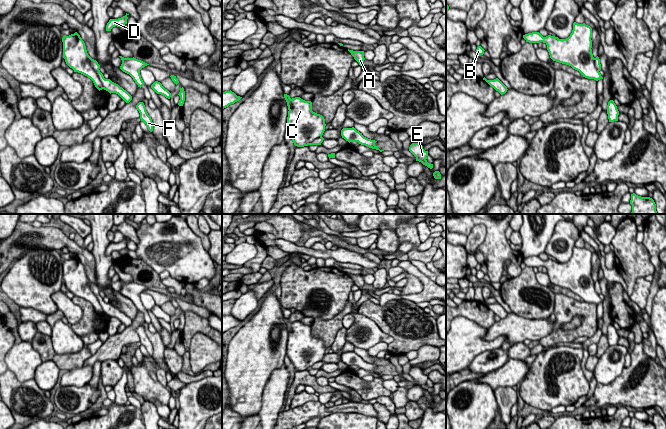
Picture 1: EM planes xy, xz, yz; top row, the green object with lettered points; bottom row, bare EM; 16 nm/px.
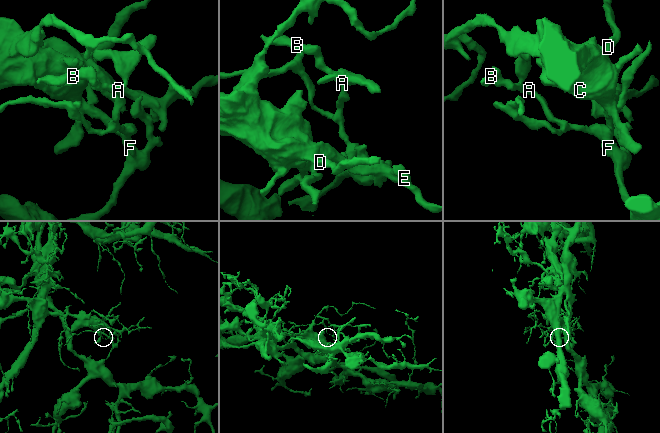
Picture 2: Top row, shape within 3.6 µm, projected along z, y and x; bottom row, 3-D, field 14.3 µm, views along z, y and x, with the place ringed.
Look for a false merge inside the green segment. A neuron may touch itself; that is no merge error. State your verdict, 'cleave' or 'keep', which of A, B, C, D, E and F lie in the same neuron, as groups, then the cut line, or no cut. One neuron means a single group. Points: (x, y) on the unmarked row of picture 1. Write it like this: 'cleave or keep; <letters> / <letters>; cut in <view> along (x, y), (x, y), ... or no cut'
cleave; A B F / C D E; cut in xy along (88, 280), (87, 284), (103, 312)

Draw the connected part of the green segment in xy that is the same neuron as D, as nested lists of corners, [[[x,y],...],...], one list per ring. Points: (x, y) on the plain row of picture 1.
[[[126,237],[125,240],[118,242],[118,243],[110,243],[106,249],[106,255],[111,255],[111,253],[115,250],[120,251],[122,249],[127,248],[127,243],[129,238]]]

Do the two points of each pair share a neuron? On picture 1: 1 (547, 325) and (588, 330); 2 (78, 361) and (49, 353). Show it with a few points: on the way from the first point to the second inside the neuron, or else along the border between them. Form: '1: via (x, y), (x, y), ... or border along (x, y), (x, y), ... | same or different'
1: border along (555, 321), (554, 328), (538, 340) | different
2: via (71, 361), (61, 361), (56, 358) | same

